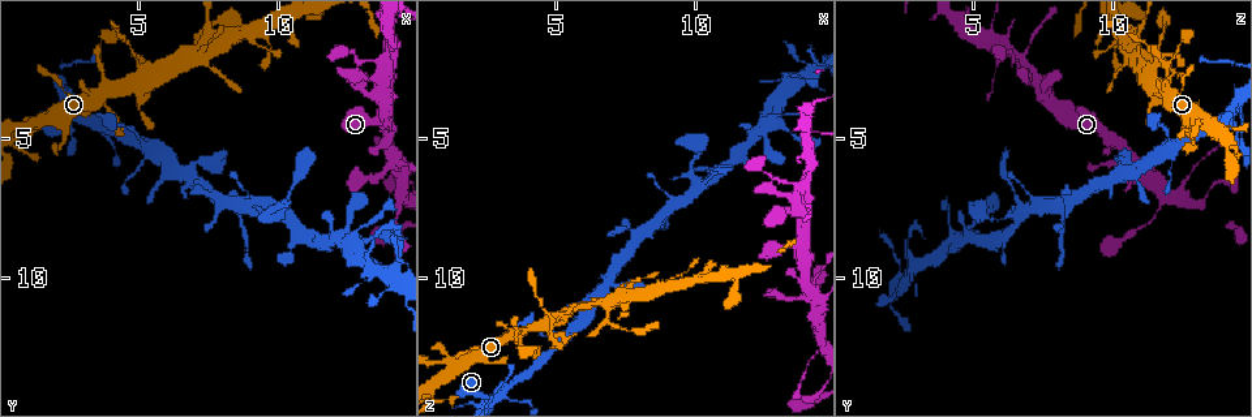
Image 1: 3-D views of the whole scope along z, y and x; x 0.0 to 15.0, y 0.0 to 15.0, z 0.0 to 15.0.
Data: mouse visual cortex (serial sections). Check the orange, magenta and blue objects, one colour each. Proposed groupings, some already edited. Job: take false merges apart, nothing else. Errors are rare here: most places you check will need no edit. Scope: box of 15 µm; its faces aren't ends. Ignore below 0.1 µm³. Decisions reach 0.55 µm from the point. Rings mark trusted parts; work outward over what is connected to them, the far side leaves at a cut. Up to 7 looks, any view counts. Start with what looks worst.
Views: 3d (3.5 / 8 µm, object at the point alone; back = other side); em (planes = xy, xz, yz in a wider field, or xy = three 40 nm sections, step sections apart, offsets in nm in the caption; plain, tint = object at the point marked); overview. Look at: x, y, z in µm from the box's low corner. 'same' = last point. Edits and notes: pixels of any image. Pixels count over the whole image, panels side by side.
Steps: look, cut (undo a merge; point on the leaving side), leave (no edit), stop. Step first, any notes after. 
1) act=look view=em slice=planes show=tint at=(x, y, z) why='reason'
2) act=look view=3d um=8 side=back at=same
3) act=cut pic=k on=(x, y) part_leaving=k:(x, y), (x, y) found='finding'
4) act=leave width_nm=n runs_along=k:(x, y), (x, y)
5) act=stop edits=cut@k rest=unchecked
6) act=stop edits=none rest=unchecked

act=look view=3d um=3.5 at=(2.9, 4.3, 14.3) why='sharp bend'

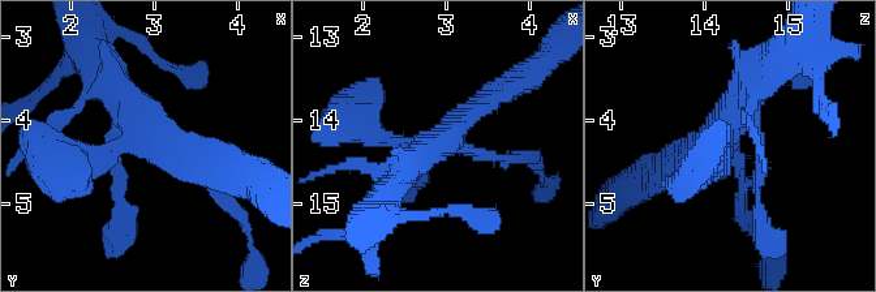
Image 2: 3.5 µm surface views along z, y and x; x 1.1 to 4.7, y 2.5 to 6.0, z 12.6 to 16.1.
act=look view=em slice=xy step=2 show=plain at=(2.80, 4.25, 14.25) why='shape alone is not enough'

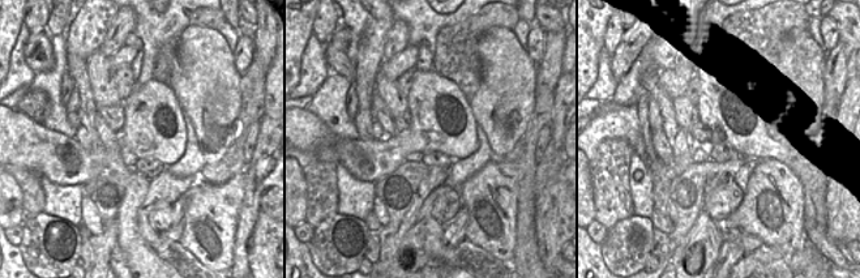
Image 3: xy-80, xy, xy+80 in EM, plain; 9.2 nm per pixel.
act=look view=em slice=xy step=2 show=tint at=same why='with the object marked'

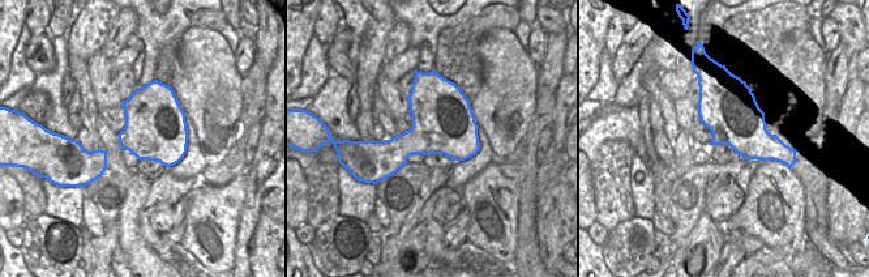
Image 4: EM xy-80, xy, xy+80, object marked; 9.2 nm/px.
act=leave width_nm=600 runs_along=2:(357, 112), (378, 136), (426, 142), (494, 95) found='one cell here'

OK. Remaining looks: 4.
act=look view=3d um=3.5 at=(5.3, 5.2, 12.2) why='three-way junction'

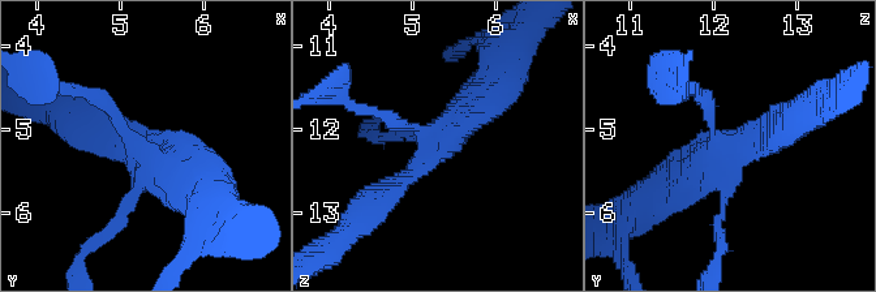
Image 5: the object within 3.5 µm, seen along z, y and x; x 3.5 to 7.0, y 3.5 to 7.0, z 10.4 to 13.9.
act=look view=em slice=xy step=5 show=tint at=(5.25, 5.25, 12.20)

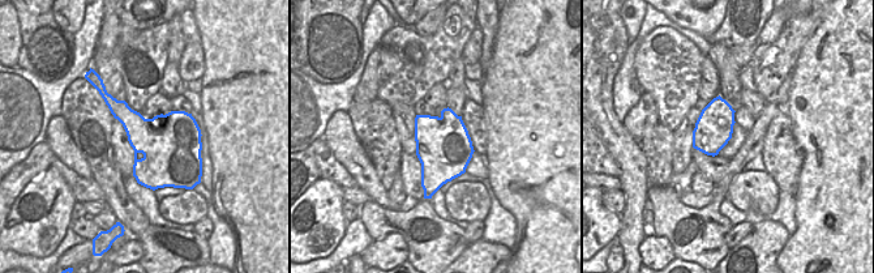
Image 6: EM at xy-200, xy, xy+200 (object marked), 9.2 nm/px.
act=look view=em slice=xy step=3 show=tint at=same

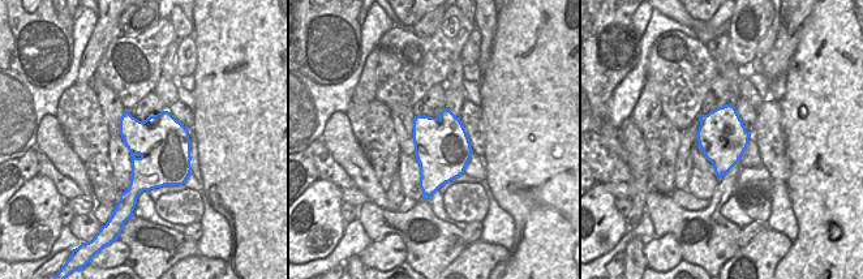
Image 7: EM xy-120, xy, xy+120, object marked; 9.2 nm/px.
act=leave runs_along=5:(374, 204), (490, 94) found='continuous, no second cell'

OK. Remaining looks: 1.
act=stop edits=none rest=unchecked

